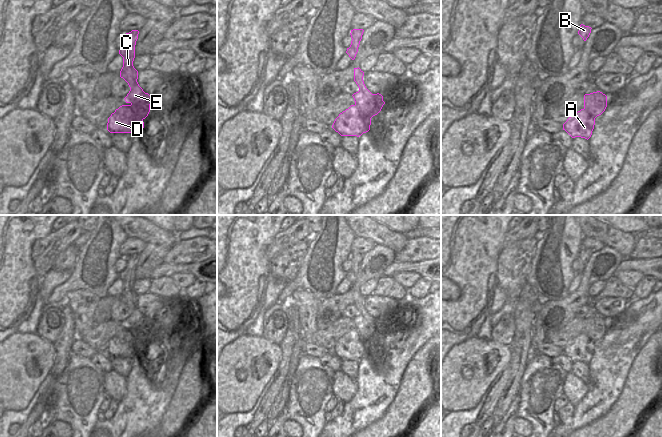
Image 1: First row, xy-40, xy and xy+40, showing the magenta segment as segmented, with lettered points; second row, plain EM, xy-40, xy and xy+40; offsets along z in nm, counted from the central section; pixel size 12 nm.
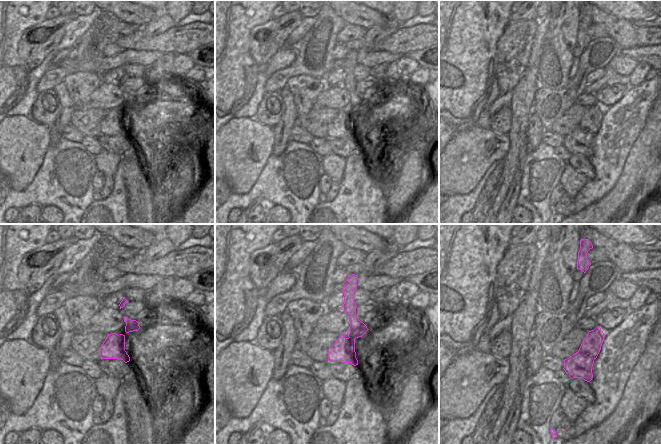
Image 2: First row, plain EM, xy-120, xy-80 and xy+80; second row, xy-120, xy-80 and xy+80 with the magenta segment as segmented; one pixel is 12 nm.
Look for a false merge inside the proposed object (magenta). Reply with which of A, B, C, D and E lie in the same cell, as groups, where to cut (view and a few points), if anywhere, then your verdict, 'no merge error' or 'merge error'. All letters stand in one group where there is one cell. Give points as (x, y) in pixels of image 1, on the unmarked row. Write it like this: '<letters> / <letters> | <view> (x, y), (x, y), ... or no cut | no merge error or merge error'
A D / B C E | xy (355, 328), (366, 341), (364, 344), (370, 346) | merge error

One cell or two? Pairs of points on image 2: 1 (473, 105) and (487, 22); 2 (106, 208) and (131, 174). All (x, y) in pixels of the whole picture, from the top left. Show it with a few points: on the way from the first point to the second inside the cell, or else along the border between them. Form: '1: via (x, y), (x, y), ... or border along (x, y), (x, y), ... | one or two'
1: via (473, 84), (473, 43) | one
2: border along (134, 160), (126, 172), (127, 205) | two

